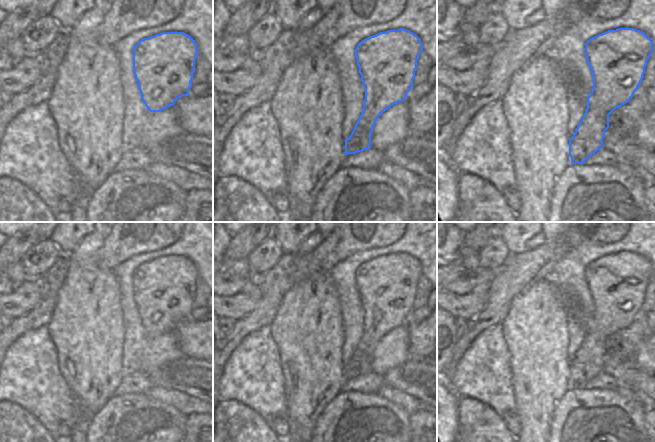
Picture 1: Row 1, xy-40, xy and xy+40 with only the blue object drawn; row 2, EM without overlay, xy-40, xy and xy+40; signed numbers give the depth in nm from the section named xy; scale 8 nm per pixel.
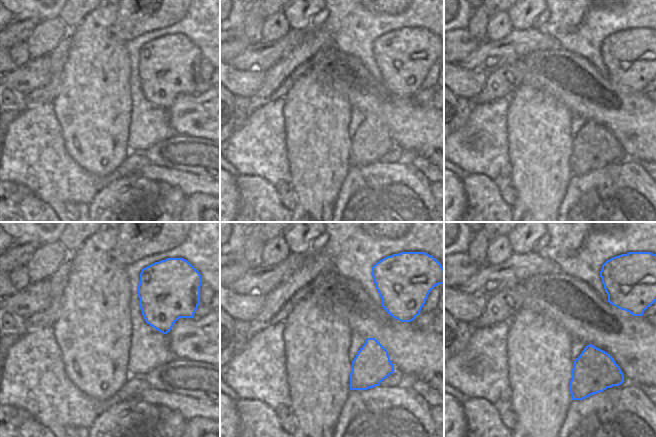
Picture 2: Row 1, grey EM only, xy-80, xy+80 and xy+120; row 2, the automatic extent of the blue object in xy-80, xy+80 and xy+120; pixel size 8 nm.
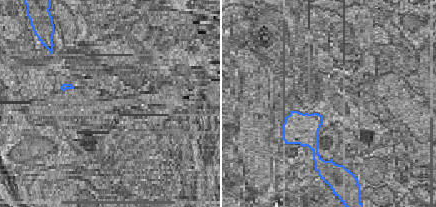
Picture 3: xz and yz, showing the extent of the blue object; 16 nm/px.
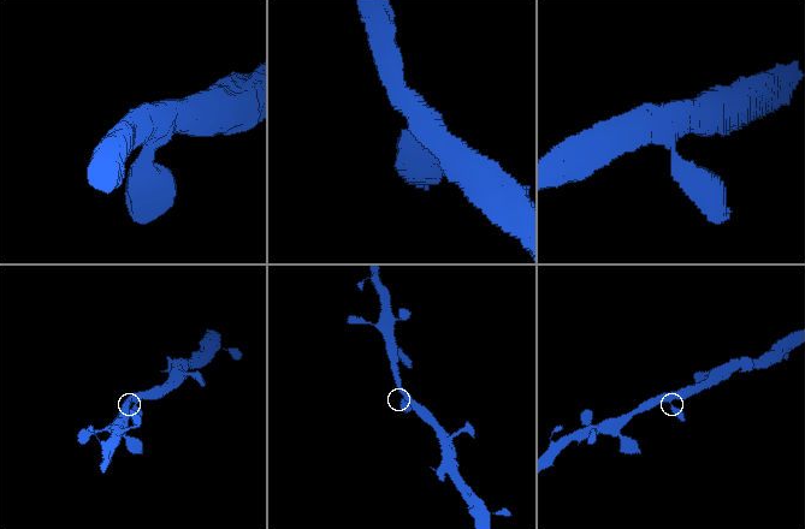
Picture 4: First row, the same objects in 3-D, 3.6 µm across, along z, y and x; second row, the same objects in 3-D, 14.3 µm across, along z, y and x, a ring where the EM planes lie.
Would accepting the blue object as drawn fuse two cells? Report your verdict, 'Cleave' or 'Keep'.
Keep.

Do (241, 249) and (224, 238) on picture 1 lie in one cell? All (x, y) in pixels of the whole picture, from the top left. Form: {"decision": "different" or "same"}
{"decision": "different"}

